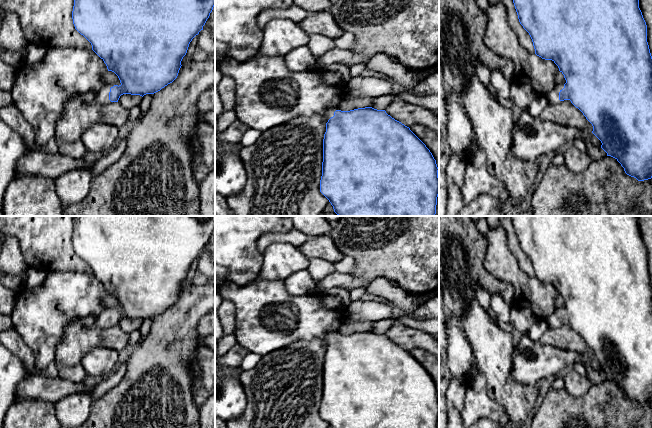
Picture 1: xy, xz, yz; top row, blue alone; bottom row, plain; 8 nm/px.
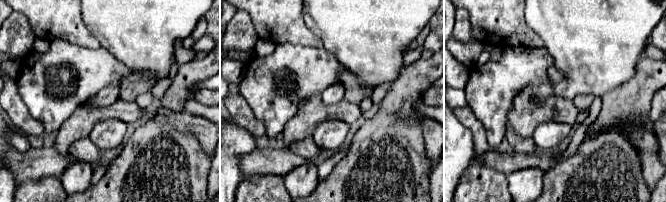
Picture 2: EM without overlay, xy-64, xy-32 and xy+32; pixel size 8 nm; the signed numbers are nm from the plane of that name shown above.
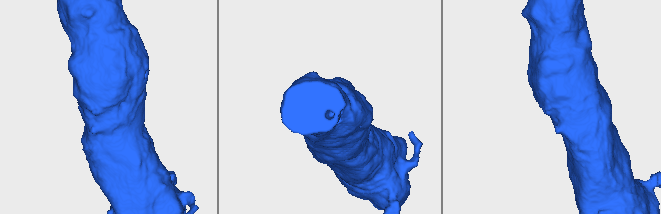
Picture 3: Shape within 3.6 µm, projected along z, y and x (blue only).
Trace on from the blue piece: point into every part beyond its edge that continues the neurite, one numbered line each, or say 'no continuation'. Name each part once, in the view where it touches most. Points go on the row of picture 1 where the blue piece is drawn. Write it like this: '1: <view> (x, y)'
1: yz (552, 96)

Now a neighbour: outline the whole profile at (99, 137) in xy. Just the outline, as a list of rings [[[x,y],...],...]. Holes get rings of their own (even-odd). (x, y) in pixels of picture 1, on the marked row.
[[[96,123],[90,126],[82,135],[88,152],[108,153],[115,145],[119,135],[119,128],[113,125]]]

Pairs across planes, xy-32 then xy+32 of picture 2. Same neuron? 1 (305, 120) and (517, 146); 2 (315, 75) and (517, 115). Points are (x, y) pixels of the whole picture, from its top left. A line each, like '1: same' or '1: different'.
1: different
2: different

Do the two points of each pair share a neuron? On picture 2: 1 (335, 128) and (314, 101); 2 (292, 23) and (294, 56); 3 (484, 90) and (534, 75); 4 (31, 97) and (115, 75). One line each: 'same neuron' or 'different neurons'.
1: different neurons
2: different neurons
3: same neuron
4: same neuron

